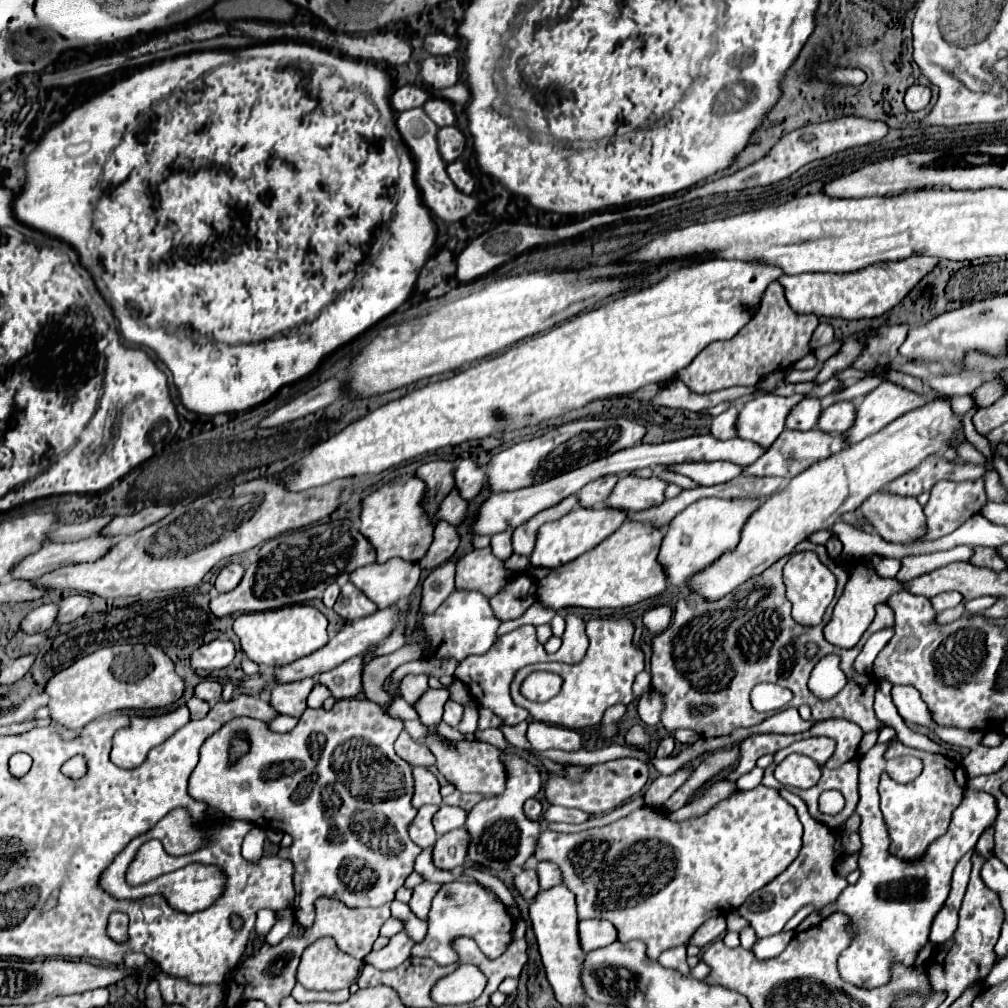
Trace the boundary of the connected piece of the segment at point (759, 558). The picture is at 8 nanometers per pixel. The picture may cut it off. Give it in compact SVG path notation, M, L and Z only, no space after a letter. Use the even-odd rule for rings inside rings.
M938 398L900 416L882 432L868 436L862 442L850 444L850 448L844 452L812 464L812 468L792 478L782 490L772 494L760 504L760 508L756 508L756 512L752 512L744 524L740 544L736 544L732 552L724 552L720 560L696 572L696 576L692 576L686 586L704 600L724 598L748 578L764 572L776 560L790 554L794 546L806 540L812 532L828 530L836 520L840 520L842 514L858 510L870 494L878 492L896 476L916 468L926 456L948 448L948 438L960 428L960 416L952 412L950 402Z

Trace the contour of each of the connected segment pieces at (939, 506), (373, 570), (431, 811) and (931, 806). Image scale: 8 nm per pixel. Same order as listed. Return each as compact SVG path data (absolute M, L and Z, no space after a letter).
M940 480L936 488L930 490L930 500L924 506L928 524L926 540L936 540L954 532L970 516L978 514L986 502L984 480Z
M390 558L384 564L356 568L350 574L350 582L360 588L382 610L392 602L406 600L419 583L420 572L418 562Z
M422 806L418 810L418 816L414 818L414 822L410 824L410 838L416 840L418 846L428 848L434 846L436 842L436 832L432 826L432 816L440 810L440 806Z
M892 744L884 758L890 760L894 756L900 754L912 754L916 758L922 760L924 770L922 774L908 782L908 784L898 784L894 782L886 772L882 772L880 776L880 810L884 814L884 822L886 822L886 830L890 836L890 854L902 858L902 860L920 860L924 850L928 848L928 844L940 836L944 836L944 832L948 830L952 812L958 808L958 804L962 802L962 794L966 788L966 772L964 766L960 762L954 762L948 756L942 754L930 754L924 750L916 750L904 744Z

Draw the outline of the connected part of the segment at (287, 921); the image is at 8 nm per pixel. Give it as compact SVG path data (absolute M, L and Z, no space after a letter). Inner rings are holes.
M292 908L276 910L276 916L278 916L278 922L272 926L272 930L268 932L268 936L264 939L265 942L270 942L270 944L278 944L284 936L288 936L290 930L292 930L292 924L294 924Z

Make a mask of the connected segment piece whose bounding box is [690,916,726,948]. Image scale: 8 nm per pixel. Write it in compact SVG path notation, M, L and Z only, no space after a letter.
M724 916L712 918L712 920L708 920L708 922L704 922L704 924L700 926L700 930L692 936L690 944L696 944L696 946L704 948L704 946L708 946L710 942L714 942L716 938L720 938L724 932L726 932L726 920L724 920Z

